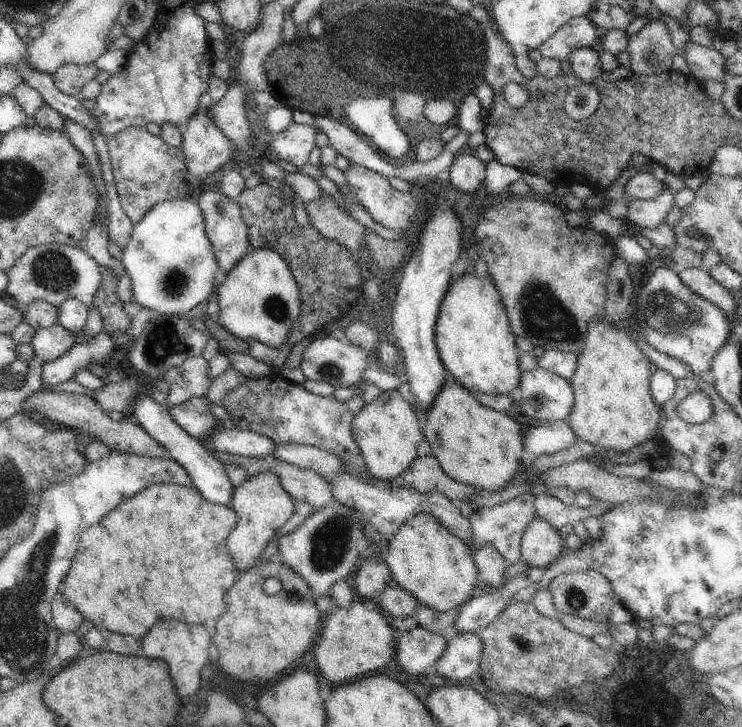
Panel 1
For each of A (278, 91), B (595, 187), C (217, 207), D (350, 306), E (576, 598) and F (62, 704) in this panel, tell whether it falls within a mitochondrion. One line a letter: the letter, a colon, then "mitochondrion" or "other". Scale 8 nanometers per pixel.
A: other
B: other
C: mitochondrion
D: other
E: mitochondrion
F: other

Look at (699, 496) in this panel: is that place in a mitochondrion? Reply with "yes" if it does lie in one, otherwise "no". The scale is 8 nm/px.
no

